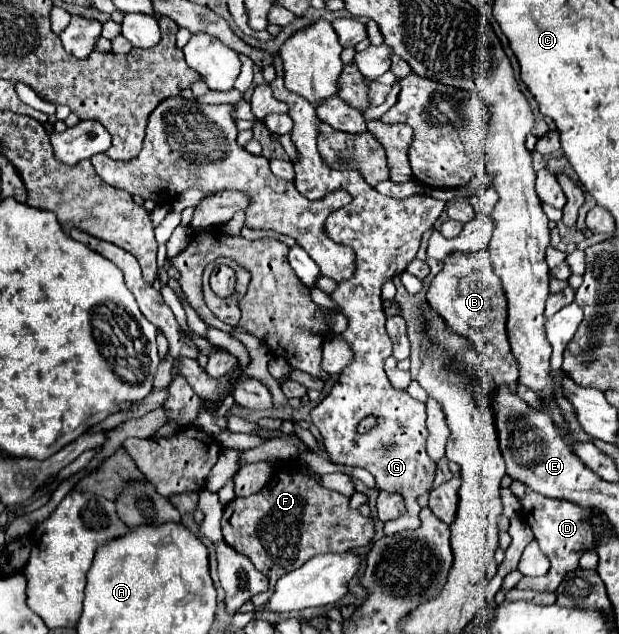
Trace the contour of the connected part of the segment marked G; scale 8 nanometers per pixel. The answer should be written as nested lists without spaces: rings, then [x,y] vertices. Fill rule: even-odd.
[[[278,53],[274,55],[272,65],[276,69],[276,79],[270,83],[272,93],[274,97],[290,105],[288,115],[294,121],[290,135],[292,143],[298,149],[298,161],[294,163],[294,185],[298,193],[308,199],[320,199],[326,195],[326,191],[346,189],[352,195],[350,205],[338,209],[326,219],[326,233],[332,241],[350,247],[356,255],[354,277],[338,283],[336,291],[328,293],[328,297],[348,319],[348,327],[342,333],[342,339],[350,345],[354,355],[344,371],[334,379],[334,387],[330,389],[330,393],[312,409],[312,423],[324,437],[324,447],[334,463],[368,469],[376,477],[378,489],[402,493],[406,501],[406,513],[394,521],[388,521],[384,525],[384,533],[392,535],[404,529],[416,529],[420,525],[420,505],[416,497],[432,489],[436,463],[426,453],[426,405],[412,399],[406,391],[392,389],[384,371],[384,359],[392,355],[392,341],[384,327],[386,313],[380,299],[380,289],[388,279],[402,273],[406,265],[416,257],[422,233],[434,225],[446,203],[420,193],[404,199],[394,199],[366,185],[366,181],[362,181],[362,175],[354,169],[330,169],[316,149],[318,131],[314,107],[306,99],[284,89],[282,59]],[[368,415],[378,417],[378,427],[366,435],[358,435],[356,425]]]

